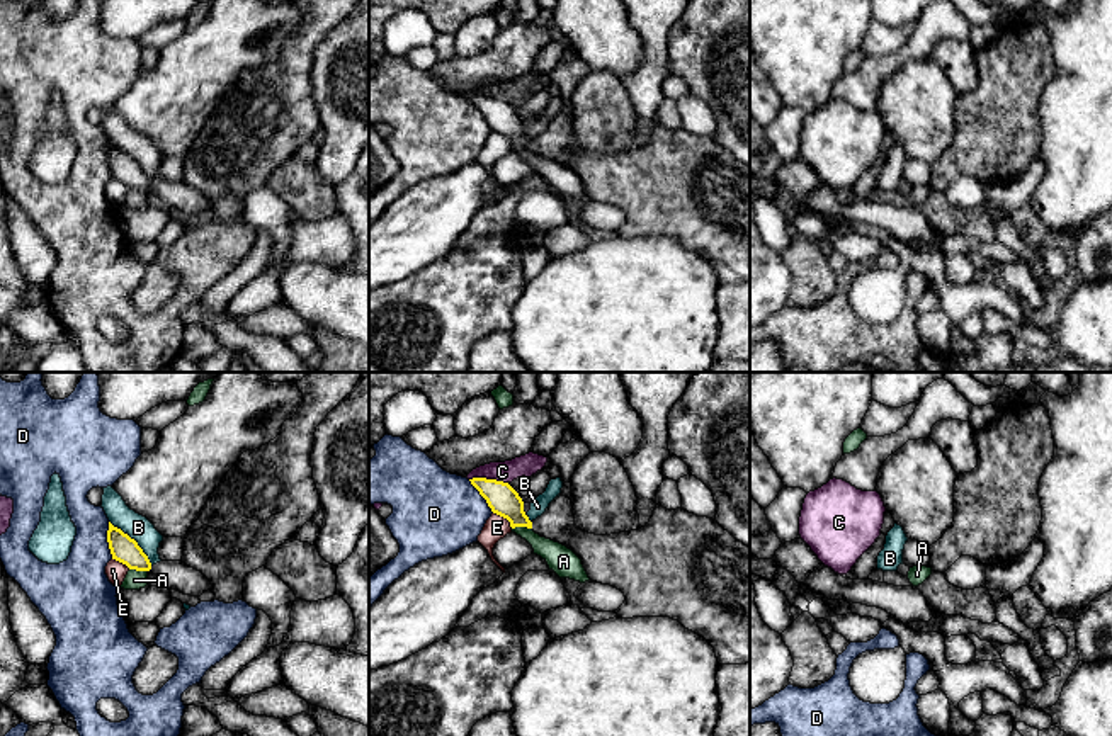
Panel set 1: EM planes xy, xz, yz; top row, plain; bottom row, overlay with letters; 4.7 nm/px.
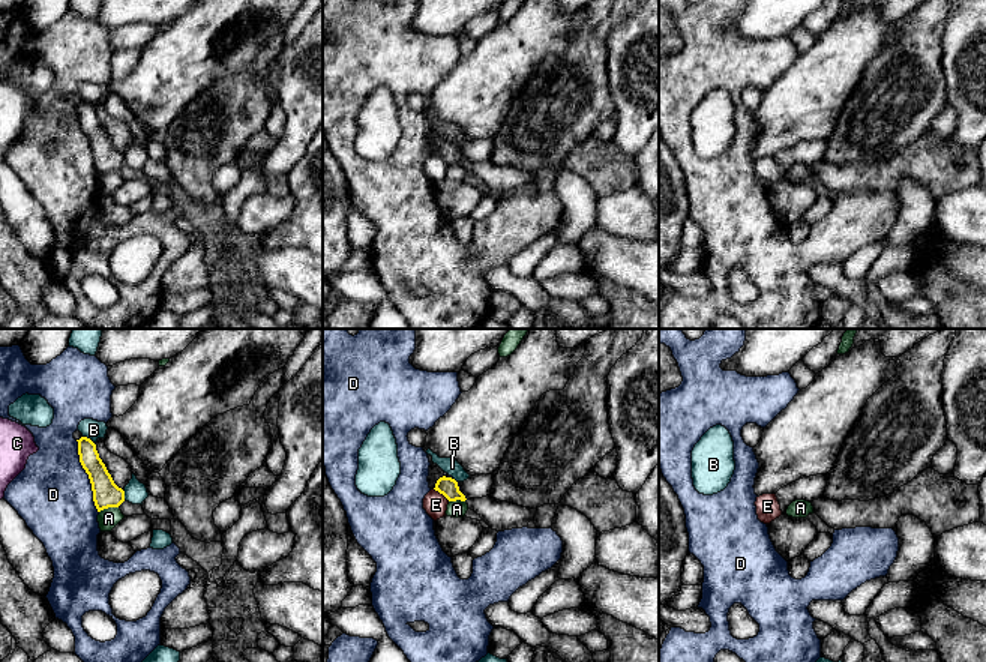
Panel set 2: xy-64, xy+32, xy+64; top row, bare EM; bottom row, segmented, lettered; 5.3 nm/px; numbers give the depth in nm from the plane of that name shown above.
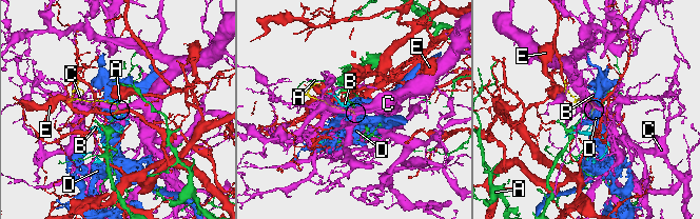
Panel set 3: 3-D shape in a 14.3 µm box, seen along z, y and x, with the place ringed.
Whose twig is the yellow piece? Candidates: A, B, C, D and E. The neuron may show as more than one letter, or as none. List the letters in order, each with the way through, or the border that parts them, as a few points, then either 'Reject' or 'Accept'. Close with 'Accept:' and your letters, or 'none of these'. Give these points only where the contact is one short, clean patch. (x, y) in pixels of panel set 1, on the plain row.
A: Boundary: xz (531, 147), (512, 148). Reject
B: Reject
C: Reject
D: Reject
E: Boundary: xz (493, 131), (502, 135), (512, 147). Reject
Accept: none of these

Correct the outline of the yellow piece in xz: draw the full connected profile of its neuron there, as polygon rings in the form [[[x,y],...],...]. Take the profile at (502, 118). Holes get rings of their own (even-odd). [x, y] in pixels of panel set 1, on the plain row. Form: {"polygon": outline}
{"polygon": [[[486,97],[469,100],[491,131],[507,138],[512,148],[527,146],[566,165],[582,178],[592,201],[621,209],[626,219],[616,229],[617,236],[670,236],[704,257],[714,267],[719,284],[750,282],[750,167],[716,139],[656,124],[644,146],[595,155],[576,148],[573,122],[566,116],[556,116],[546,131],[530,141],[522,117],[508,102]]]}

